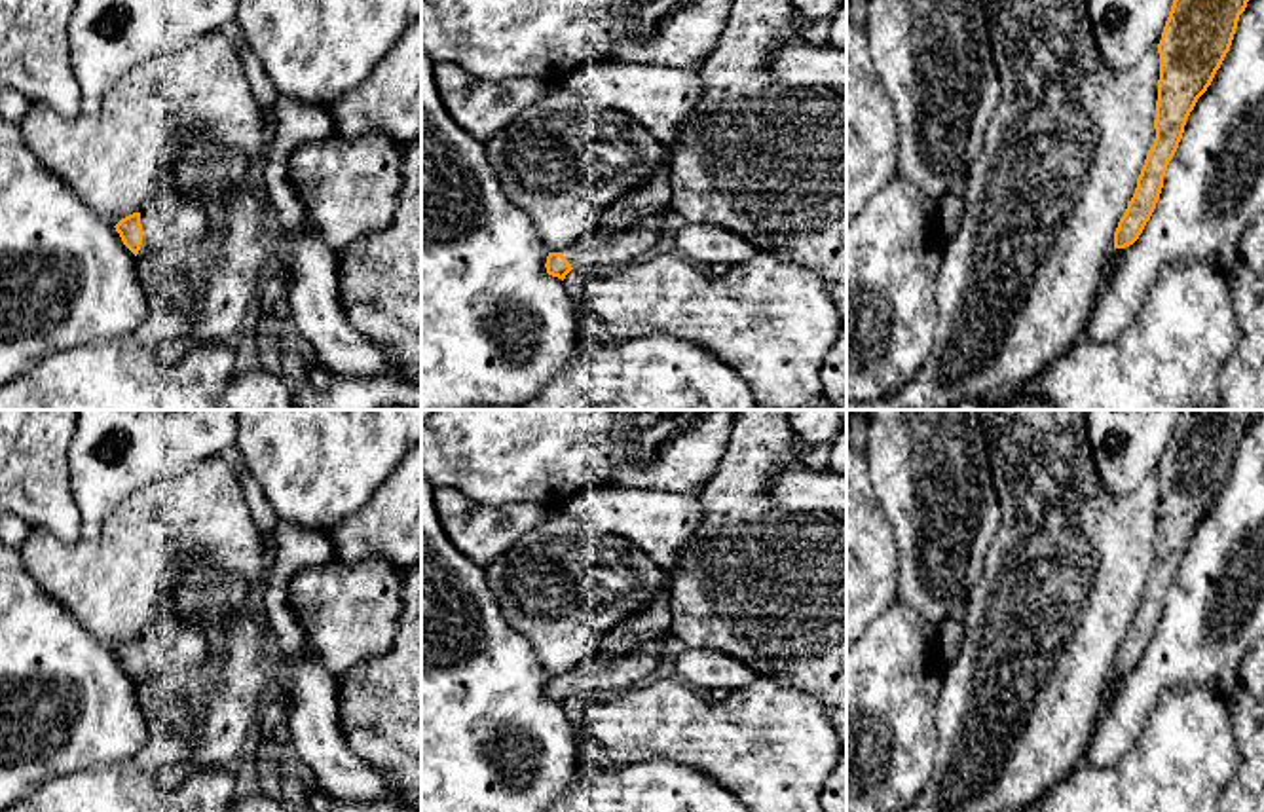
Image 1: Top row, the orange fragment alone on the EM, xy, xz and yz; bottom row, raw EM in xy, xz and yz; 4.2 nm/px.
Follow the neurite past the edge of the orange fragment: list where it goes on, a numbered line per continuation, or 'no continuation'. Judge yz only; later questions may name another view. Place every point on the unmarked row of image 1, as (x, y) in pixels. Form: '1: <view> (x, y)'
no continuation

